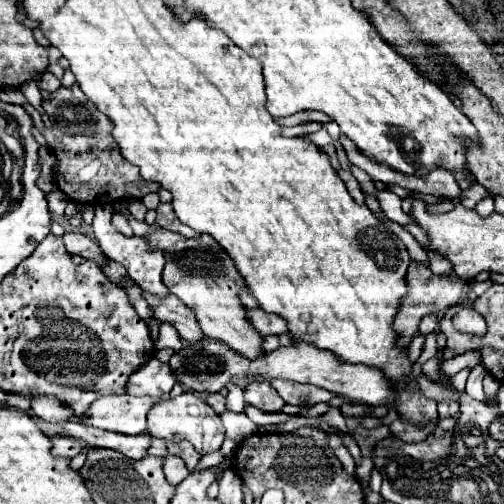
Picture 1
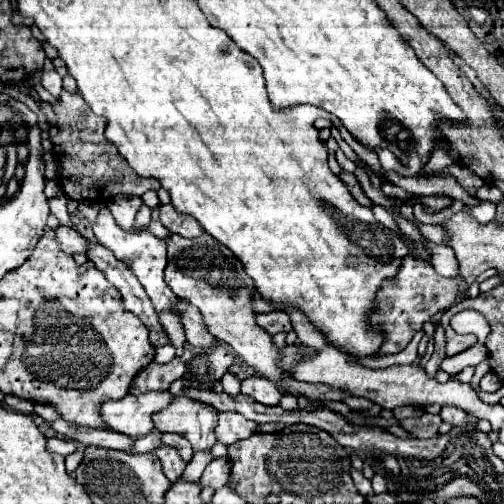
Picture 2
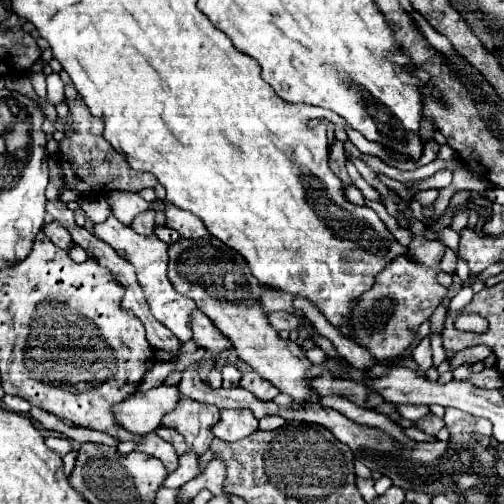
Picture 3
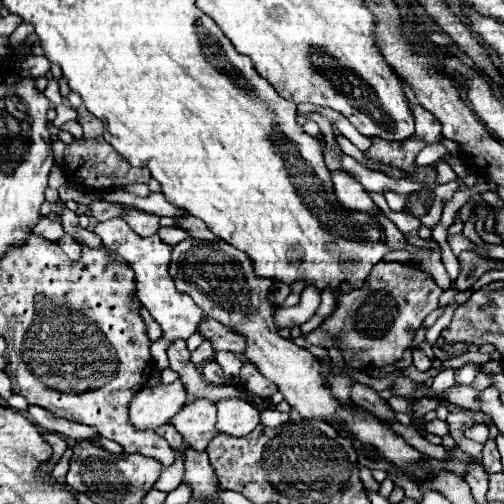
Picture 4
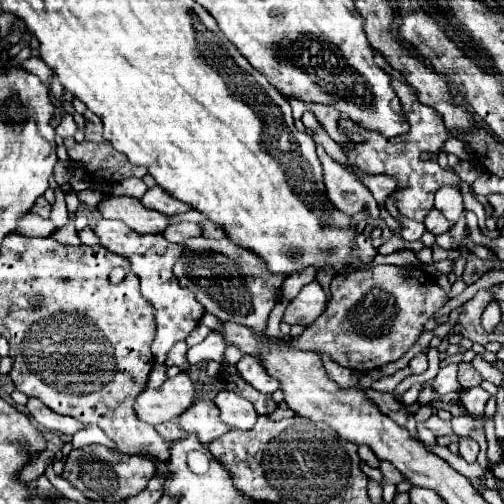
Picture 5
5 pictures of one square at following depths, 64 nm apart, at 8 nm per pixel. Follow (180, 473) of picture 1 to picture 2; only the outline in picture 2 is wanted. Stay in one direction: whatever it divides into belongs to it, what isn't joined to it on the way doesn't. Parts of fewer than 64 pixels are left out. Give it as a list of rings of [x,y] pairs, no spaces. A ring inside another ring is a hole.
[[[160,444],[158,448],[152,450],[152,454],[156,454],[162,462],[162,468],[164,468],[164,474],[168,476],[170,482],[176,482],[176,478],[182,474],[186,462],[178,456],[178,452],[166,444]]]

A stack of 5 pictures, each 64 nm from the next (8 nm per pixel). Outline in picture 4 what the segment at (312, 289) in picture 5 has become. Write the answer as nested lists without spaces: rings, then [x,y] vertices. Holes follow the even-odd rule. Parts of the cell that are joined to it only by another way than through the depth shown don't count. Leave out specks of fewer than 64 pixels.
[[[308,286],[302,290],[300,294],[300,302],[292,308],[282,308],[276,310],[274,314],[274,322],[278,328],[292,328],[292,326],[302,326],[304,322],[308,322],[316,310],[320,306],[320,292],[314,286]]]

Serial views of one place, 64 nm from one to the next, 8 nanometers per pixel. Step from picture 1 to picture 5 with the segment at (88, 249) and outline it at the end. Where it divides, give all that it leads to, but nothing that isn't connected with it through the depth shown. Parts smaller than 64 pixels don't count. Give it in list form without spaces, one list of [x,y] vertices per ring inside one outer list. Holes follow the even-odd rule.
[[[24,214],[18,220],[18,232],[24,236],[50,236],[56,226],[50,220],[44,220],[36,214]]]

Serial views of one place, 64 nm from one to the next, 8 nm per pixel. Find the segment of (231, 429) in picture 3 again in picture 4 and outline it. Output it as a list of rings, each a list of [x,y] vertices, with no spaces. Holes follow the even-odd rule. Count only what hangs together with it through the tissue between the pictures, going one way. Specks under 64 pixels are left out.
[[[224,398],[218,402],[218,430],[230,436],[246,436],[260,422],[260,412],[242,398]]]

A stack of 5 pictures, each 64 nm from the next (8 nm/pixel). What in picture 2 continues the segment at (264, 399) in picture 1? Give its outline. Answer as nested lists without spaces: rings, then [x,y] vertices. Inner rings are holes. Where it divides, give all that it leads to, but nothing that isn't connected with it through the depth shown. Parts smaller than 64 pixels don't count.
[[[248,376],[248,378],[242,380],[242,394],[250,396],[256,402],[266,404],[266,406],[278,404],[280,396],[282,396],[282,392],[278,390],[276,384],[272,384],[270,380],[258,378],[258,376]]]

